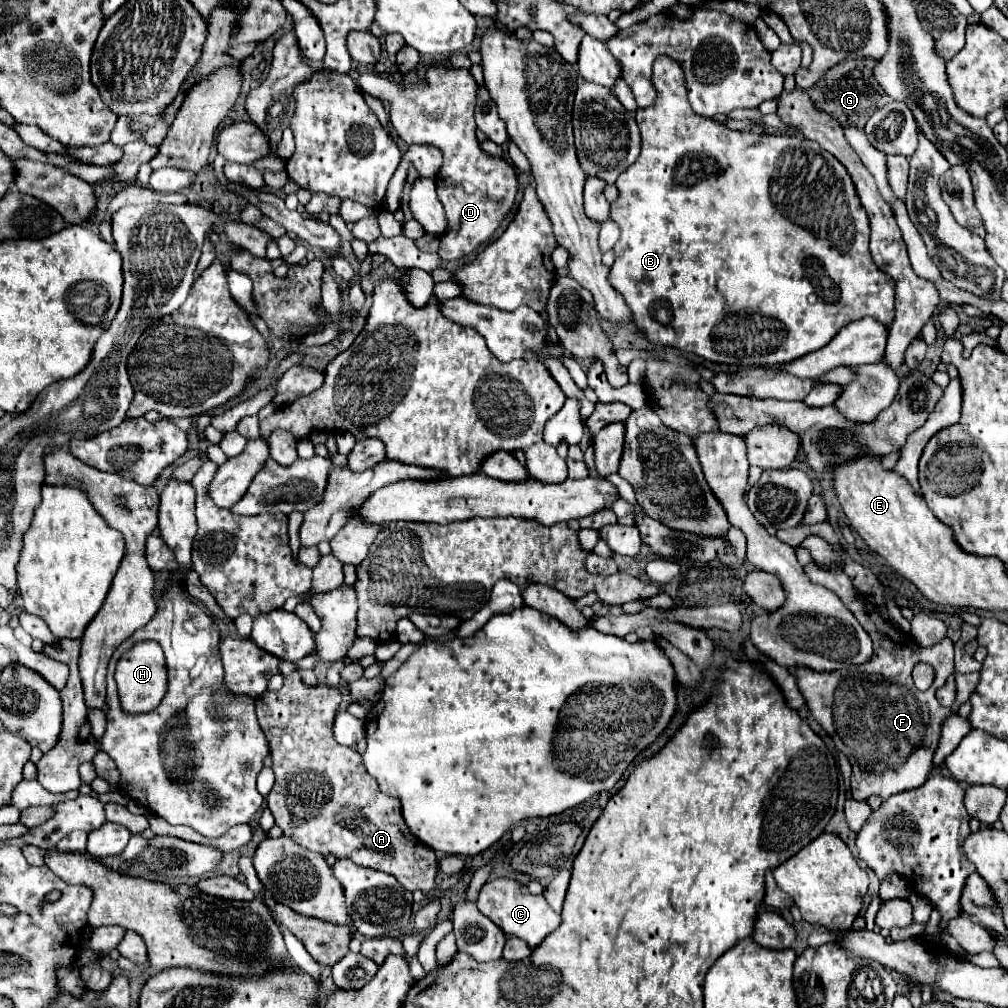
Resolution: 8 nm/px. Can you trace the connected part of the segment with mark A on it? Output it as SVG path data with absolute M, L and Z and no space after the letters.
M295 671L283 677L279 691L265 689L257 699L257 719L269 741L275 785L267 805L283 835L317 853L349 857L355 863L393 875L405 889L429 893L439 871L435 851L417 845L401 817L401 803L381 793L363 771L361 755L335 743L331 723L341 703L341 691L327 685L309 687Z

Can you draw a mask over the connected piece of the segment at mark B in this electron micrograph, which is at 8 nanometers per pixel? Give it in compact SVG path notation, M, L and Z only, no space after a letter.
M665 55L657 57L653 63L653 85L659 93L657 103L653 107L637 111L641 155L623 175L619 175L615 183L619 189L619 197L611 203L611 217L619 223L621 237L613 247L615 263L609 273L609 283L623 295L625 303L633 311L635 325L647 335L647 339L653 343L677 347L685 353L693 353L715 363L775 367L821 349L837 335L843 325L851 321L875 317L881 323L891 325L895 307L895 283L887 273L879 271L871 259L867 213L863 211L863 205L855 195L855 187L845 167L817 143L811 143L809 139L803 139L799 135L789 137L755 131L733 131L727 125L697 115L687 101L681 67L677 65L677 61Z

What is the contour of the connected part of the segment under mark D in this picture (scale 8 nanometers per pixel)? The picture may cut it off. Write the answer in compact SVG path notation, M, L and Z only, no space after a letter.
M431 67L427 71L427 81L409 89L387 81L377 73L361 73L357 85L371 97L391 101L391 123L407 145L435 145L443 153L443 165L435 177L437 195L449 221L447 233L439 239L441 259L459 259L489 241L493 231L513 207L517 181L515 169L505 159L479 149L479 141L473 131L477 83L471 73L465 69Z

